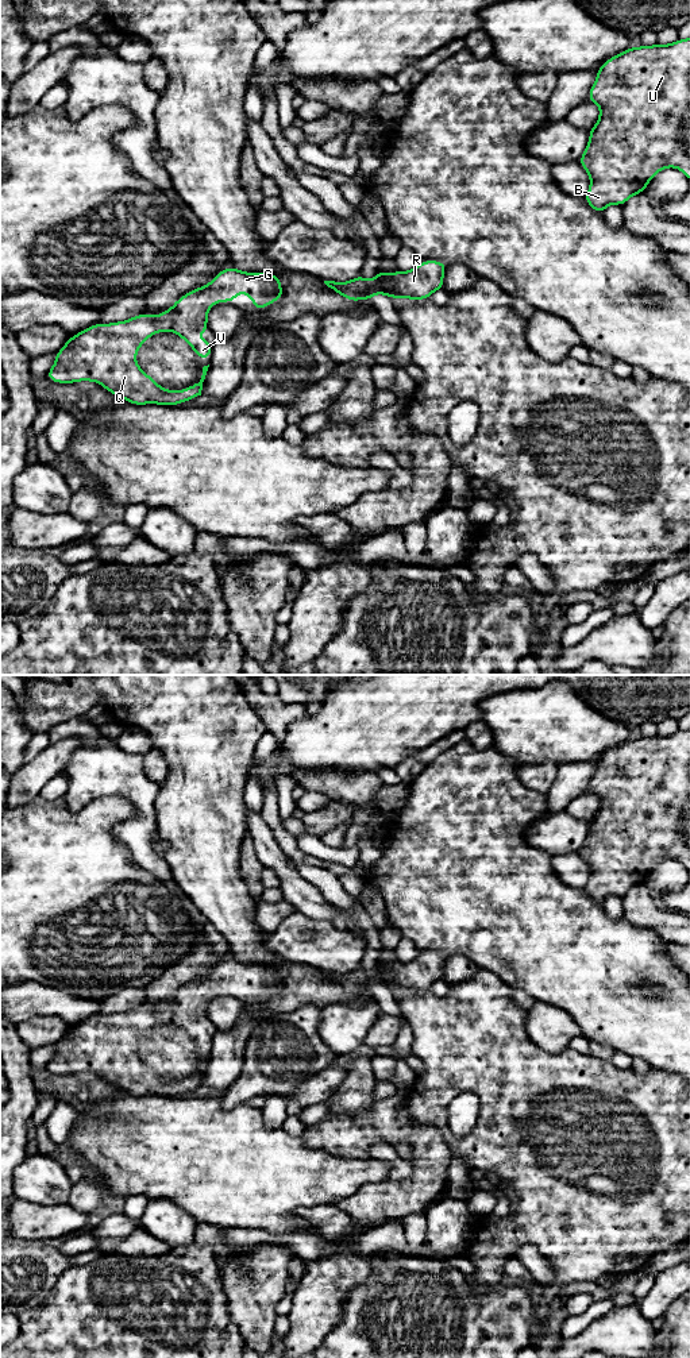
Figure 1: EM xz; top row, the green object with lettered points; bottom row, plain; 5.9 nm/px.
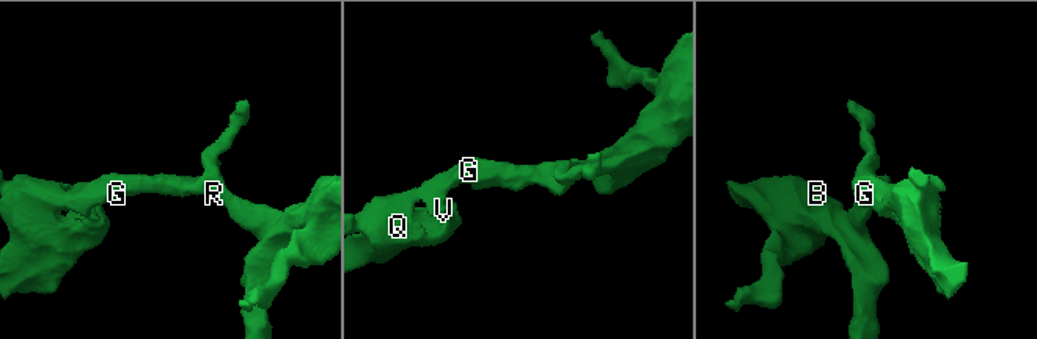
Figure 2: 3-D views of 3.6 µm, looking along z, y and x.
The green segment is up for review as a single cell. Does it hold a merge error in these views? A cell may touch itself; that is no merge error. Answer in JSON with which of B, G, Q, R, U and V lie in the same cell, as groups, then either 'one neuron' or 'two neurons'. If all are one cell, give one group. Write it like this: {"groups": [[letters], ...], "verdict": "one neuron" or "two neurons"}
{"groups": [["B", "G", "Q", "R", "U", "V"]], "verdict": "one neuron"}

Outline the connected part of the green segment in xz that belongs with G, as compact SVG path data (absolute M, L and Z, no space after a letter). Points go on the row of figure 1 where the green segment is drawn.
M231 266L216 274L209 283L180 297L169 310L158 316L140 313L126 321L109 324L97 323L70 336L65 346L55 352L55 363L45 377L55 383L76 383L80 381L97 382L109 393L132 405L157 404L174 406L194 400L201 396L203 382L209 364L203 367L203 375L198 383L174 391L163 389L138 366L135 360L136 352L150 336L166 329L184 339L192 347L197 358L211 359L211 340L197 340L196 335L209 331L207 319L215 302L232 302L242 290L246 292L247 301L250 298L253 300L255 310L262 310L271 302L284 297L281 278L278 275L270 273L246 273Z

